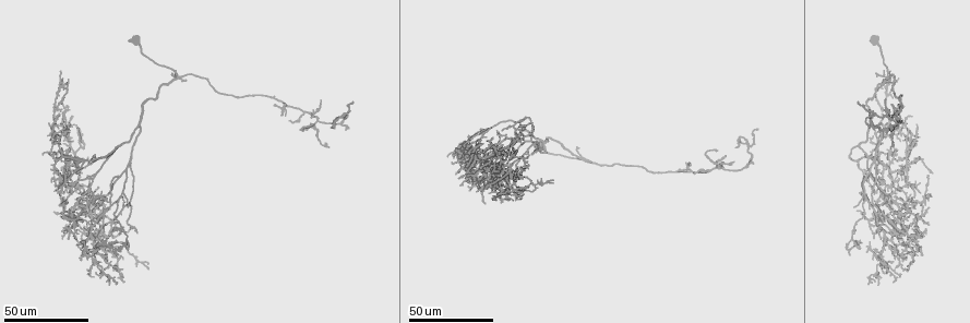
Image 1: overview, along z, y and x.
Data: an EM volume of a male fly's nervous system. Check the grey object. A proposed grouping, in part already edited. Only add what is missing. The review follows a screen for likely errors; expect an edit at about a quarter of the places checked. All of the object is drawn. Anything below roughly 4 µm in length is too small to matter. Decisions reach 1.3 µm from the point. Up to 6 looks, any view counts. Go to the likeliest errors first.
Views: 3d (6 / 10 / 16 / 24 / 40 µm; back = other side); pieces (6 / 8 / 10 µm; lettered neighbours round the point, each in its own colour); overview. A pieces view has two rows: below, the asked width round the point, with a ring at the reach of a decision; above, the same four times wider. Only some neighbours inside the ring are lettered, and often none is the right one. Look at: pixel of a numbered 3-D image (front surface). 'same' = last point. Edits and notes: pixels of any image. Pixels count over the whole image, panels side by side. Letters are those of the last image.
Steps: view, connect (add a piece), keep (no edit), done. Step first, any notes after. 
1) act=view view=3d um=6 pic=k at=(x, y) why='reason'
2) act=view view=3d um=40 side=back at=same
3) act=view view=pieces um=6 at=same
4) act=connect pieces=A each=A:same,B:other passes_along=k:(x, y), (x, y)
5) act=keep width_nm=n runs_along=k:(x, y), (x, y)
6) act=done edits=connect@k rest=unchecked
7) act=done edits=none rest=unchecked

act=view view=3d um=40 pic=1 at=(480, 155) why='long arm stops here'

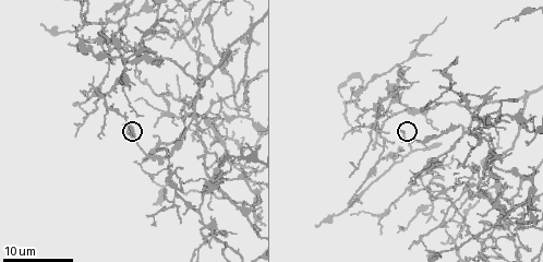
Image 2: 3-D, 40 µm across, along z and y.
act=view view=pieces um=8 pic=2 at=(400, 128)

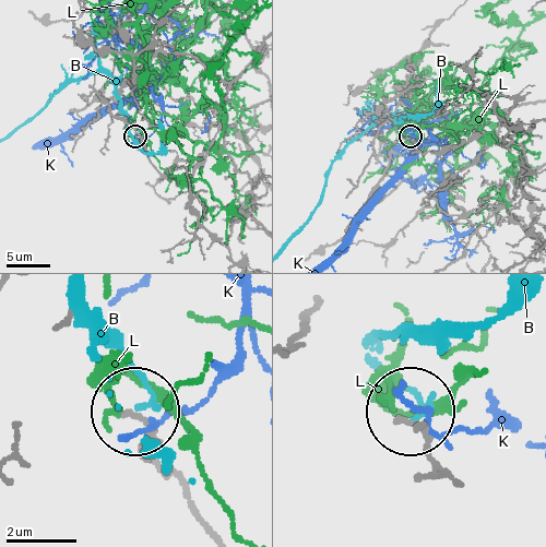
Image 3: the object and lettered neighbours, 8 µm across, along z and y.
act=keep each=B:other,K:other,L:other runs_along=3:(179, 473), (132, 414) found='none of them fits'

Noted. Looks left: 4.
act=view view=3d um=24 pic=1 at=(274, 105) why='stops while still wide'

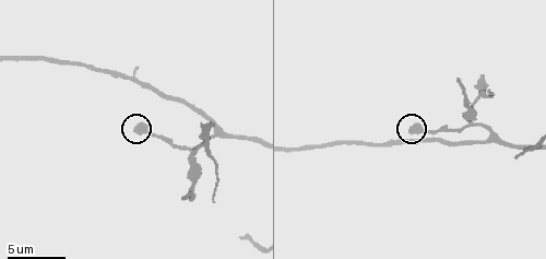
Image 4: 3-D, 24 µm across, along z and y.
act=view view=pieces um=8 pic=4 at=(412, 129) why='what lies round it'

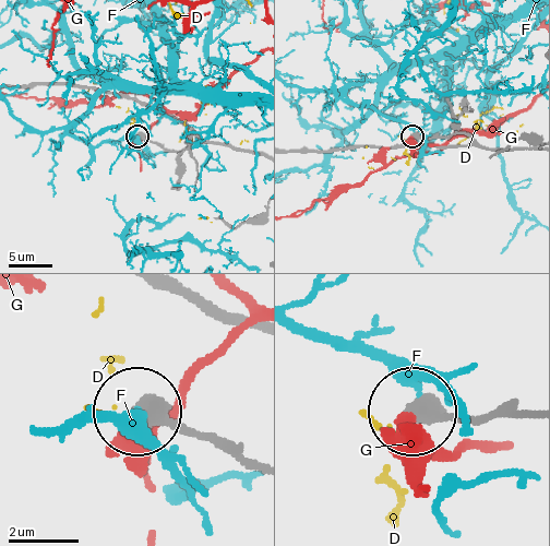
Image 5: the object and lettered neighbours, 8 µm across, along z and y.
act=keep each=D:other,F:other,G:other found='none of them fits'

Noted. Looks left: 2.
act=done edits=none rest=unchecked

